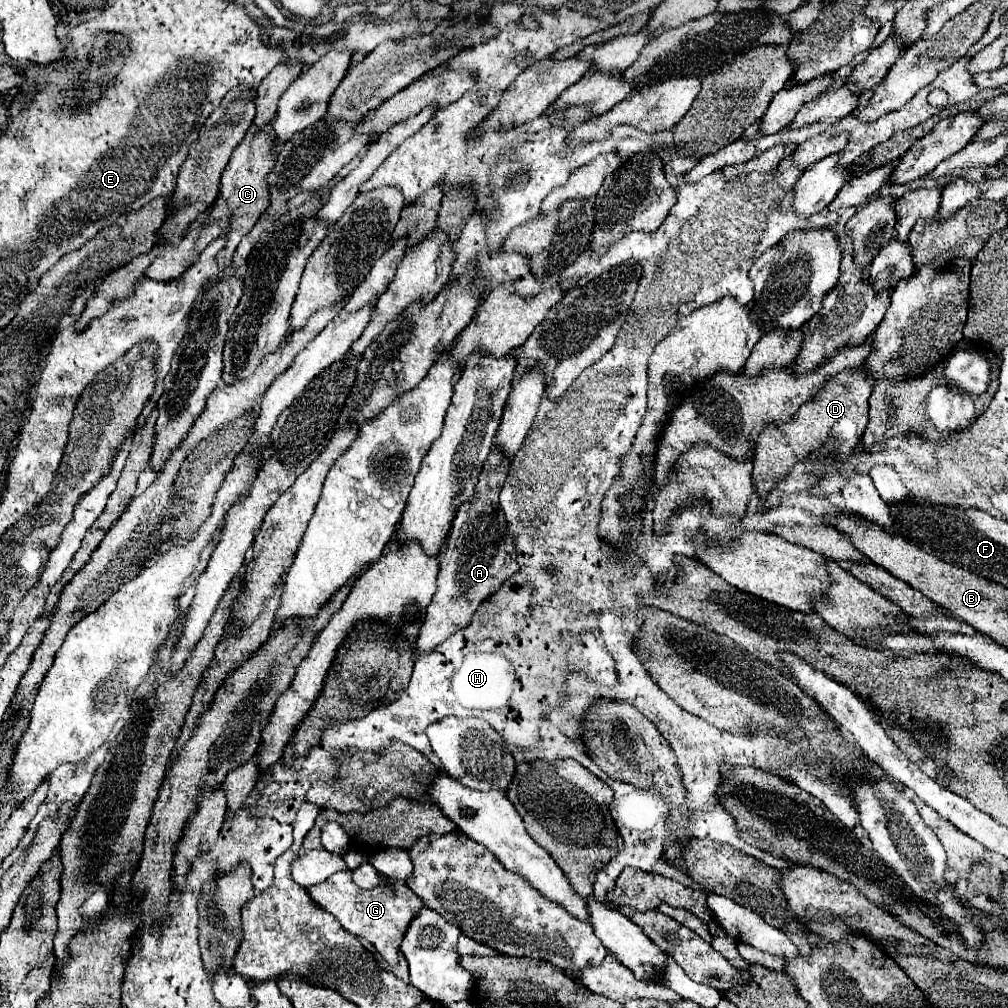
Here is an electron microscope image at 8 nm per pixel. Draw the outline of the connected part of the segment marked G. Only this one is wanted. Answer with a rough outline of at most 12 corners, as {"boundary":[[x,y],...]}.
{"boundary":[[352,872],[306,888],[346,932],[398,966],[424,902],[400,882],[360,890]]}

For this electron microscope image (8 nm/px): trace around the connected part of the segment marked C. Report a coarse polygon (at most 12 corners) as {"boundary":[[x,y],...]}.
{"boundary":[[272,124],[254,126],[234,150],[212,220],[232,218],[218,254],[236,246],[268,210],[276,164]]}

